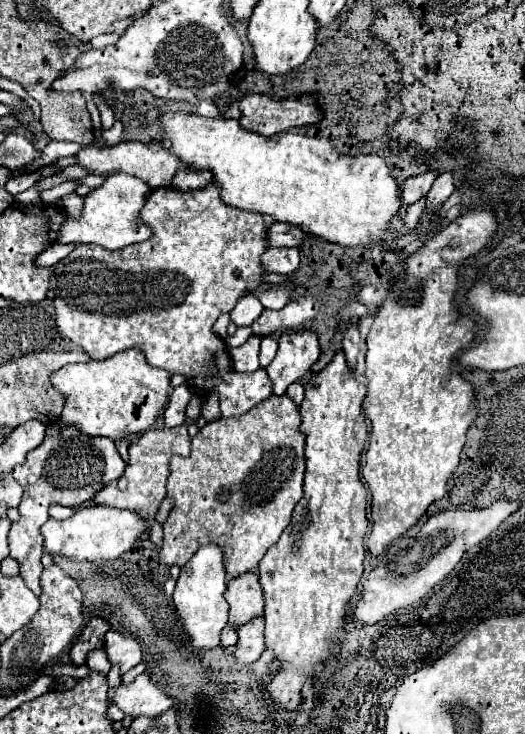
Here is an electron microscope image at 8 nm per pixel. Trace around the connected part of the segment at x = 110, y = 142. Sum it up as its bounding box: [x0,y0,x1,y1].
[101,121,123,147]

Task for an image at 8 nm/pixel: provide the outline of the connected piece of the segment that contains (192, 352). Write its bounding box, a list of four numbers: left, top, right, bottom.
[49,181,271,417]

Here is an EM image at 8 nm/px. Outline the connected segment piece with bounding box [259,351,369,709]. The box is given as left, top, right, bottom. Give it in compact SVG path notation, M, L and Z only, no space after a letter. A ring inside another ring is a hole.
M337 351L327 367L311 377L305 385L305 399L301 403L301 433L307 435L305 443L305 483L303 483L303 499L297 503L293 511L293 519L289 527L283 531L279 541L269 547L265 557L259 563L259 579L261 589L265 593L265 645L273 649L275 659L283 663L283 667L275 673L269 695L273 701L281 703L281 707L299 707L301 703L301 687L313 675L313 667L323 663L335 645L343 641L343 625L345 625L345 609L349 599L357 591L357 583L363 575L363 559L365 559L365 529L367 529L367 491L357 477L361 451L368 439L367 421L363 415L363 399L367 395L367 387L357 381L355 371L347 365L345 353Z

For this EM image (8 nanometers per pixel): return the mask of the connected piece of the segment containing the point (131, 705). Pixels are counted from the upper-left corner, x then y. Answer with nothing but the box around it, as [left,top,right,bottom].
[113,673,173,717]

